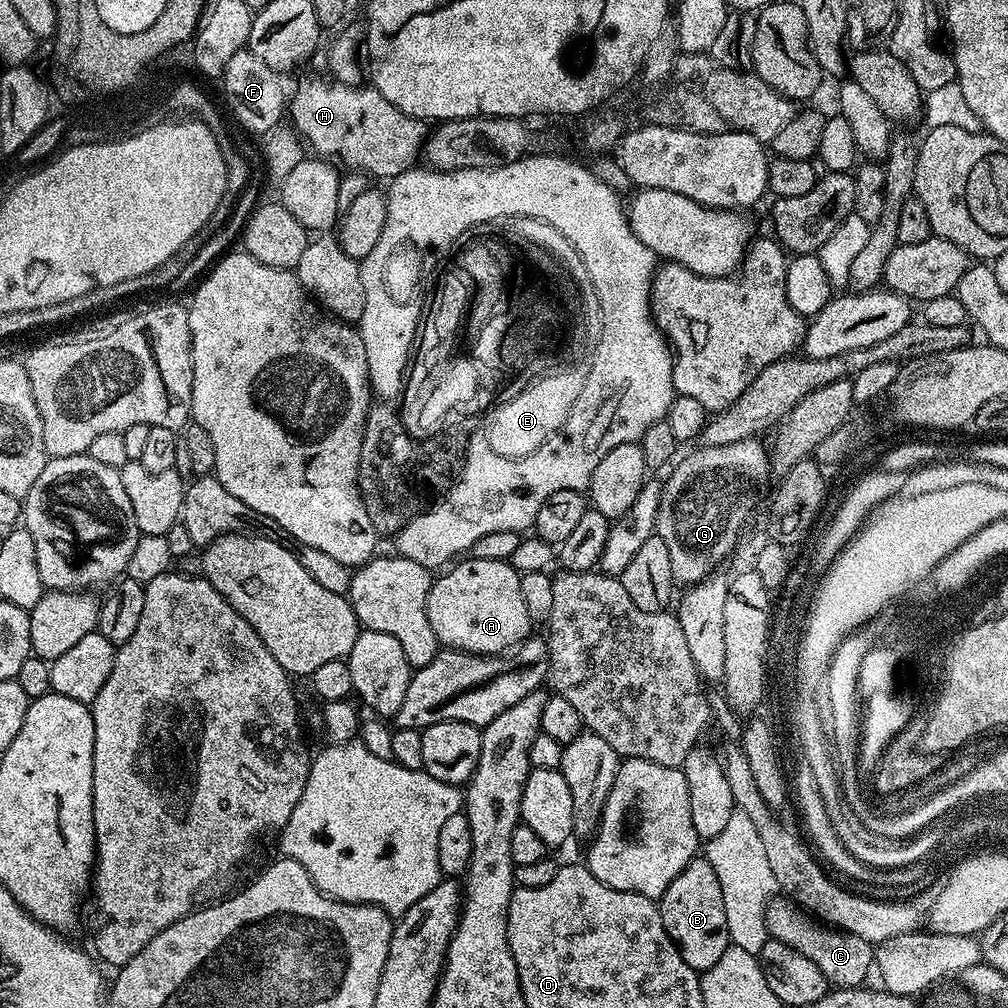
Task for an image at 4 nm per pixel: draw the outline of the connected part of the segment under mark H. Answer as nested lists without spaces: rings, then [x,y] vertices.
[[[304,80],[297,86],[296,93],[293,96],[291,93],[290,96],[290,120],[292,116],[293,124],[291,127],[299,133],[308,148],[309,146],[313,148],[311,151],[317,157],[337,156],[345,164],[345,169],[362,172],[372,178],[398,177],[421,159],[424,142],[430,135],[429,125],[425,121],[398,110],[398,106],[386,102],[386,98],[382,98],[382,94],[374,87],[329,83],[324,80]]]

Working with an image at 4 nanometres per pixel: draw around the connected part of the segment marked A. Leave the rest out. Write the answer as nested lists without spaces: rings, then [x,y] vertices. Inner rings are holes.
[[[464,559],[444,570],[449,572],[441,571],[441,576],[432,581],[428,617],[437,641],[448,650],[496,656],[529,639],[531,632],[528,631],[534,628],[534,622],[526,614],[522,599],[521,573],[507,560]]]

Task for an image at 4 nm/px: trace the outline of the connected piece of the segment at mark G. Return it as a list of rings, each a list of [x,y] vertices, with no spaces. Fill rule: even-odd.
[[[753,438],[726,446],[697,447],[696,452],[671,469],[672,477],[663,481],[655,535],[666,542],[672,579],[677,585],[699,584],[715,564],[722,563],[735,550],[752,492],[759,490],[764,470],[766,474],[766,448],[760,442]]]

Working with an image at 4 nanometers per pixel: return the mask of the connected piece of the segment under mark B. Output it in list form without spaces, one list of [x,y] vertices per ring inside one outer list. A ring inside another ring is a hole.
[[[697,858],[689,862],[686,870],[678,874],[674,882],[670,882],[670,886],[658,901],[658,907],[662,926],[666,926],[666,934],[685,958],[715,958],[726,954],[730,941],[726,909],[722,902],[722,886],[718,882],[718,874],[714,874],[714,866],[710,866],[707,858]]]

